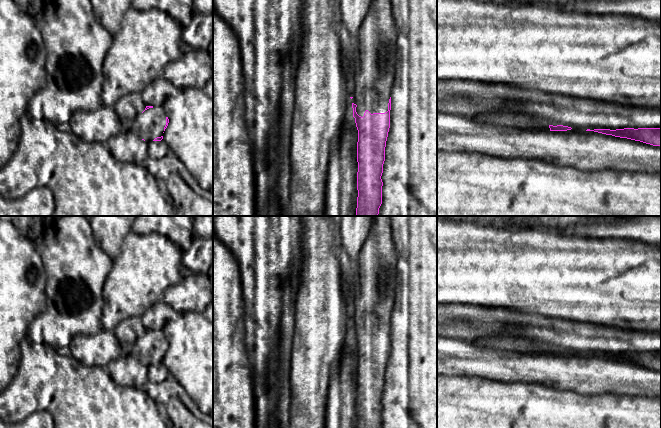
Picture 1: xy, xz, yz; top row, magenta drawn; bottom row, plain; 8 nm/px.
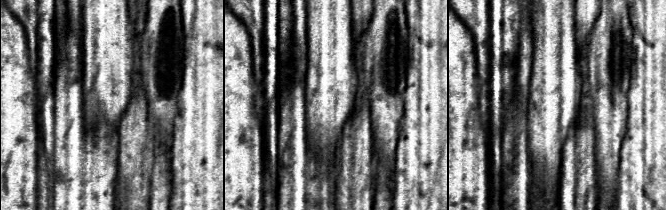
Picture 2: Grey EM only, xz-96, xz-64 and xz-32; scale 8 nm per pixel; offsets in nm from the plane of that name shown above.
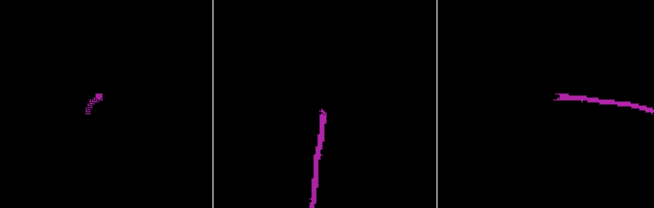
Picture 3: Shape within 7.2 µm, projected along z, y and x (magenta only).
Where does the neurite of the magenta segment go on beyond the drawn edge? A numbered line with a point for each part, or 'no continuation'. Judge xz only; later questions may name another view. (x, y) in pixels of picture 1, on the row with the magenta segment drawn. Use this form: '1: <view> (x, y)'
1: xz (374, 70)

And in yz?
1: yz (511, 118)

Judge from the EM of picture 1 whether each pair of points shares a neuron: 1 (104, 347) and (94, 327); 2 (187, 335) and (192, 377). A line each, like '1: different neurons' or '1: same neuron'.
1: different neurons
2: same neuron

